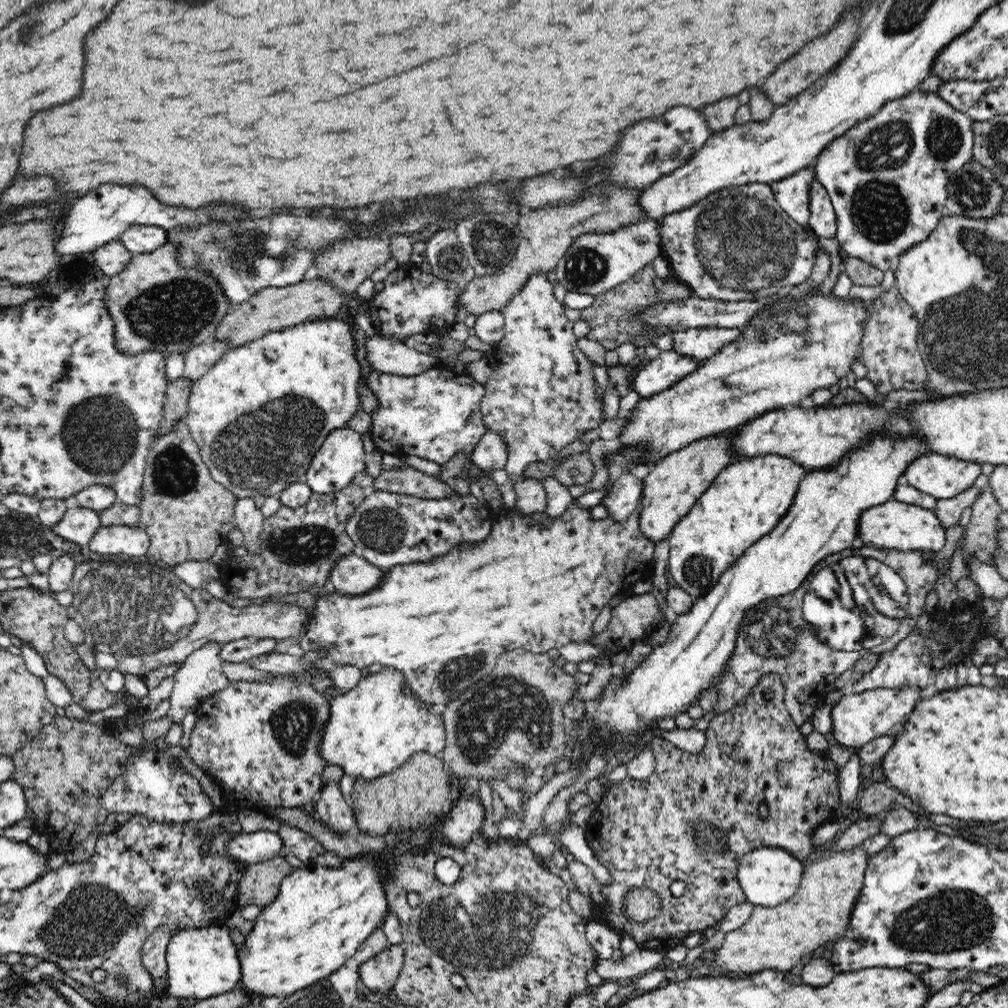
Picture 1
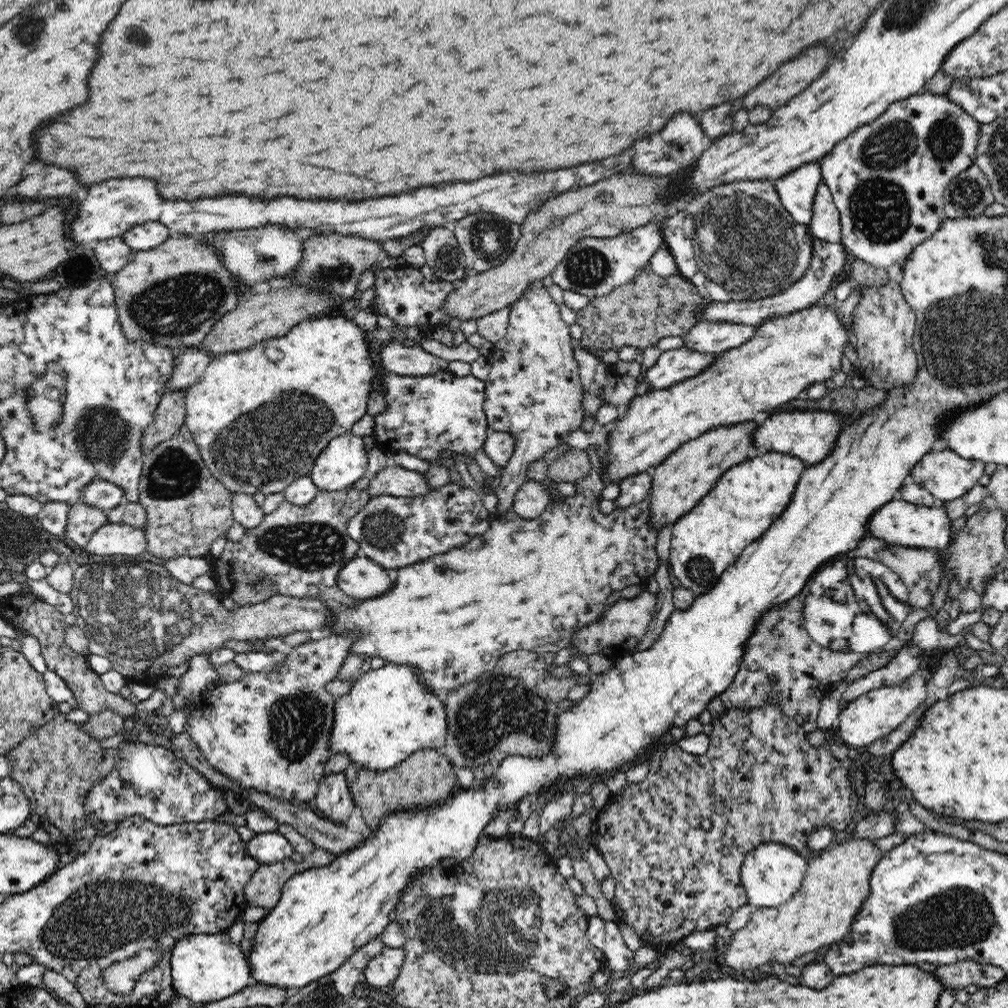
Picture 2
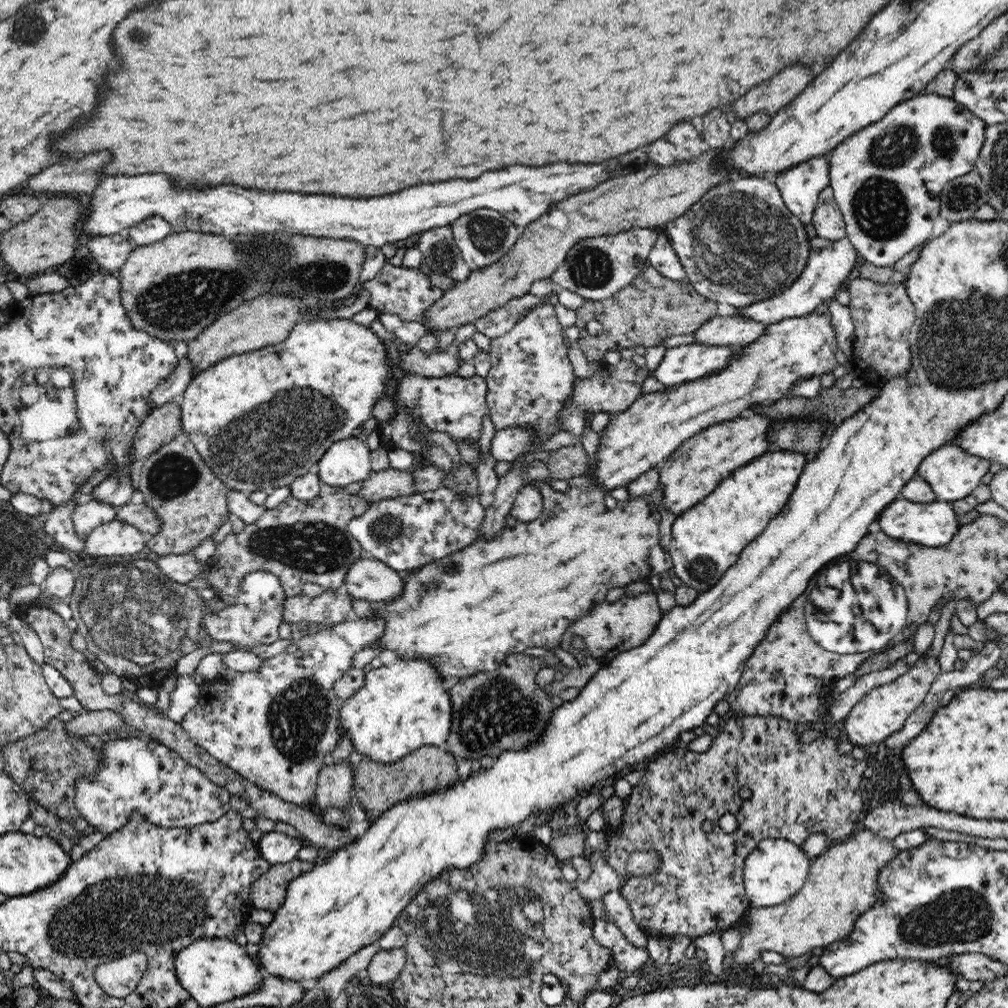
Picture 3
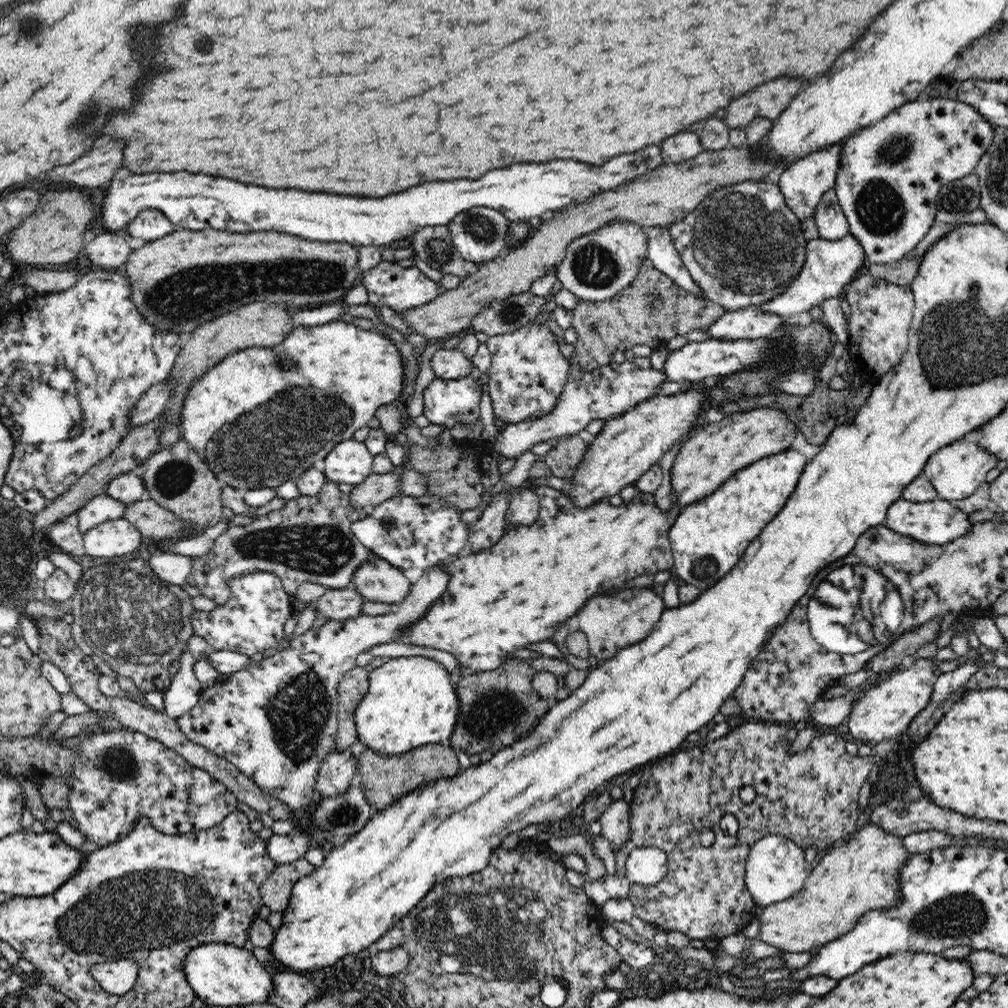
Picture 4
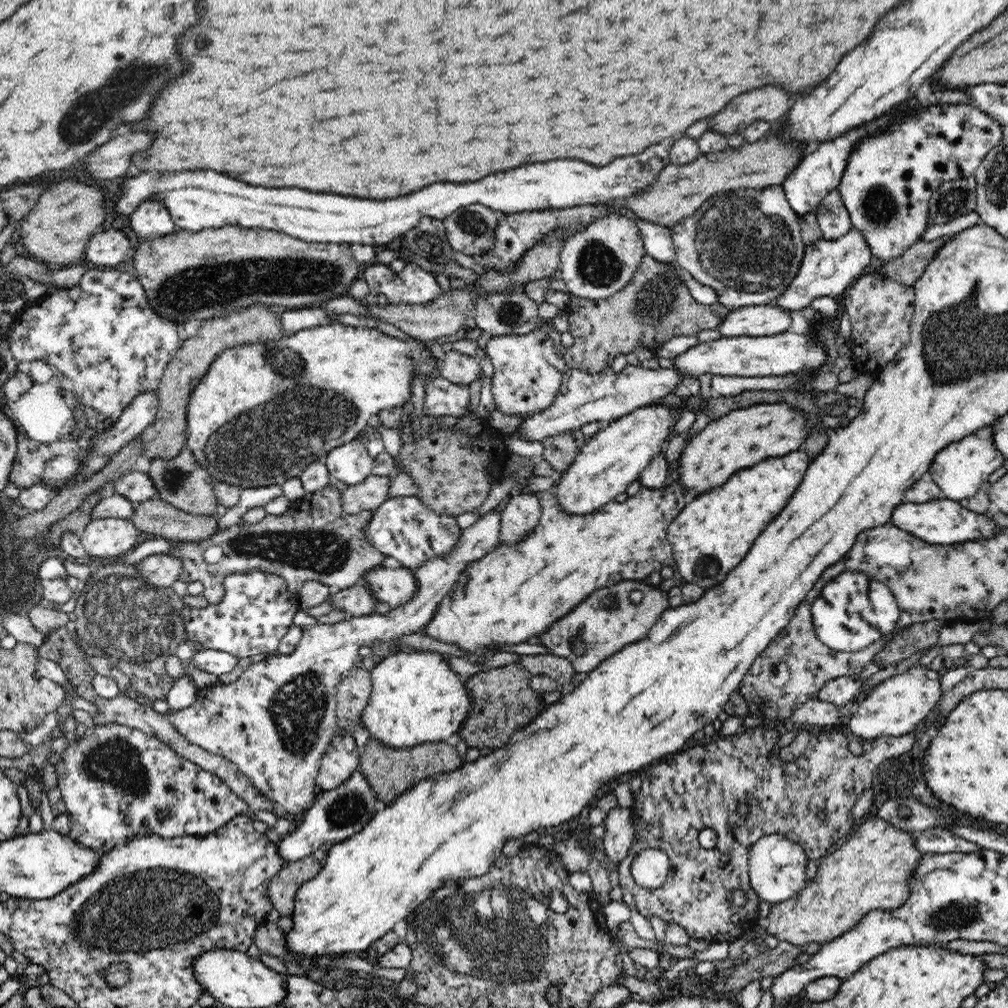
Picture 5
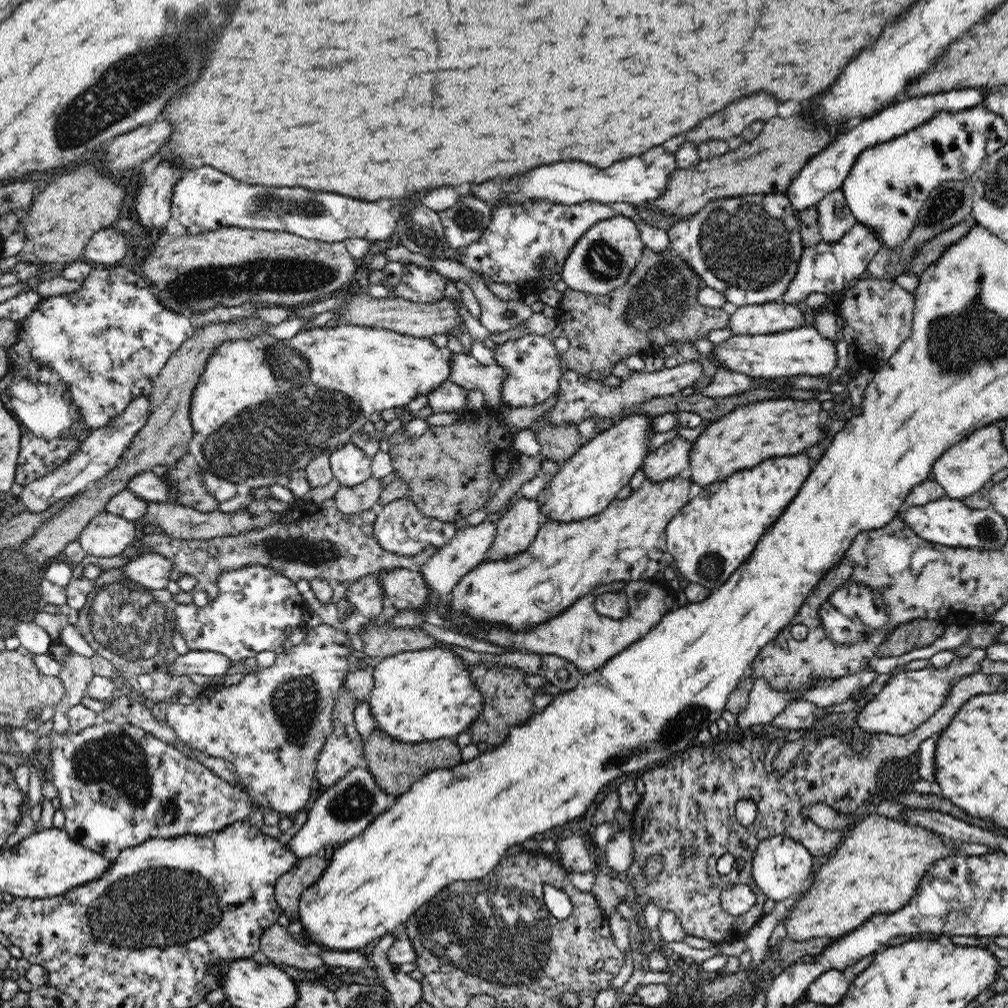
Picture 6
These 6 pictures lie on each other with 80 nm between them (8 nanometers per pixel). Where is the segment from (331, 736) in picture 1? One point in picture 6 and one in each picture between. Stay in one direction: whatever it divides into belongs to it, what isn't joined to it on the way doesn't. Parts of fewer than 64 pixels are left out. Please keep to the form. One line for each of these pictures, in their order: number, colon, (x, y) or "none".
2: (387, 715)
3: (402, 707)
4: (410, 702)
5: (416, 698)
6: (418, 696)

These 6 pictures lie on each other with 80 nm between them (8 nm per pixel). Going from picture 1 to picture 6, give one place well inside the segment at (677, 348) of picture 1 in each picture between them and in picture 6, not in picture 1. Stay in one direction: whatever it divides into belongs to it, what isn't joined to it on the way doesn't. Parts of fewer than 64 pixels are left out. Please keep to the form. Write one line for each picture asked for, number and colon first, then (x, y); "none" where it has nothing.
2: (705, 337)
3: (734, 331)
4: (749, 324)
5: (768, 320)
6: (769, 318)

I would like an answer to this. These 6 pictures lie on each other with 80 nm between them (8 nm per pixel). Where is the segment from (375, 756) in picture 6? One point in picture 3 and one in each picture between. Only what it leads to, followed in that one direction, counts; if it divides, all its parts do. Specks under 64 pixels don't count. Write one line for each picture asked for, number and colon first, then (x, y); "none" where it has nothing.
3: (428, 770)
4: (383, 780)
5: (390, 772)

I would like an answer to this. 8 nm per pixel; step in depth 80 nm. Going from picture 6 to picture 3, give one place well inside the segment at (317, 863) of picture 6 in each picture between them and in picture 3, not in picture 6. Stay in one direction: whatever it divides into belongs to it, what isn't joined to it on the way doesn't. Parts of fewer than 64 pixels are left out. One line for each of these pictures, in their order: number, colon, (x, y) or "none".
3: (268, 891)
4: (275, 891)
5: (282, 888)

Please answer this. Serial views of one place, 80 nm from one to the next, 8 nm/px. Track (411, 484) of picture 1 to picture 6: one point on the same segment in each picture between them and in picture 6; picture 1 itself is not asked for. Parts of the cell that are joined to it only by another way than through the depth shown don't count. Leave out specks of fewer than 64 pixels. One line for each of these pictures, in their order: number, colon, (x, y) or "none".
2: (394, 480)
3: (389, 483)
4: (377, 488)
5: (372, 491)
6: (352, 500)

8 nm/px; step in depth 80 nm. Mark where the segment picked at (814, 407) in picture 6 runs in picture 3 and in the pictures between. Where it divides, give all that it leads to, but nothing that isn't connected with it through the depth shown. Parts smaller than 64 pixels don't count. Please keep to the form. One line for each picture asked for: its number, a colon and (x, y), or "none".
3: (692, 472)
4: (712, 454)
5: (742, 438)

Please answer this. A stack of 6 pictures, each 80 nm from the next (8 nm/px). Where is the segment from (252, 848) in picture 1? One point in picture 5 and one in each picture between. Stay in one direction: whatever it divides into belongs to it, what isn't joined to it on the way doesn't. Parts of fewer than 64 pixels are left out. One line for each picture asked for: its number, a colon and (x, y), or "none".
2: (266, 847)
3: (276, 847)
4: (282, 849)
5: (335, 816)

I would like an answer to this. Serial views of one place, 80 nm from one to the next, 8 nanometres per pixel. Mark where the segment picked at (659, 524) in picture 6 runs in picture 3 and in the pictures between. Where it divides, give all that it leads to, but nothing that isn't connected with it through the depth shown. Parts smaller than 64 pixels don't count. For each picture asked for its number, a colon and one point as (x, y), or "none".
3: (465, 613)
4: (500, 599)
5: (514, 593)

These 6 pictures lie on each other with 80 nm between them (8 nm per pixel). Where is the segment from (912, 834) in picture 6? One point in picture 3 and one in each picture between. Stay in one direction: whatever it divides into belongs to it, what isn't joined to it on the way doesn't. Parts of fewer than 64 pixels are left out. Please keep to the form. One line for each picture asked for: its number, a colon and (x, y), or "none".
3: (842, 883)
4: (860, 874)
5: (870, 870)

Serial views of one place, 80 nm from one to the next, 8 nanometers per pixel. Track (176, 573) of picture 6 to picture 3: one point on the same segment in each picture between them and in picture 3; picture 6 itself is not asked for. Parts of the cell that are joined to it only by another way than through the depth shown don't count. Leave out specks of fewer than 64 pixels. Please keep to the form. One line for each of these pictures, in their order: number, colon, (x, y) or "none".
3: (300, 542)
4: (308, 539)
5: (315, 539)

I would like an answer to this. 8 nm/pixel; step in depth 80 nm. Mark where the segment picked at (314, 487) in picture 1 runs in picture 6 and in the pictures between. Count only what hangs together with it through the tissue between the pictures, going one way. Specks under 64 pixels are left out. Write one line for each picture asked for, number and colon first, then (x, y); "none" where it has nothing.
2: (344, 460)
3: (349, 460)
4: (350, 462)
5: (351, 463)
6: (350, 466)

